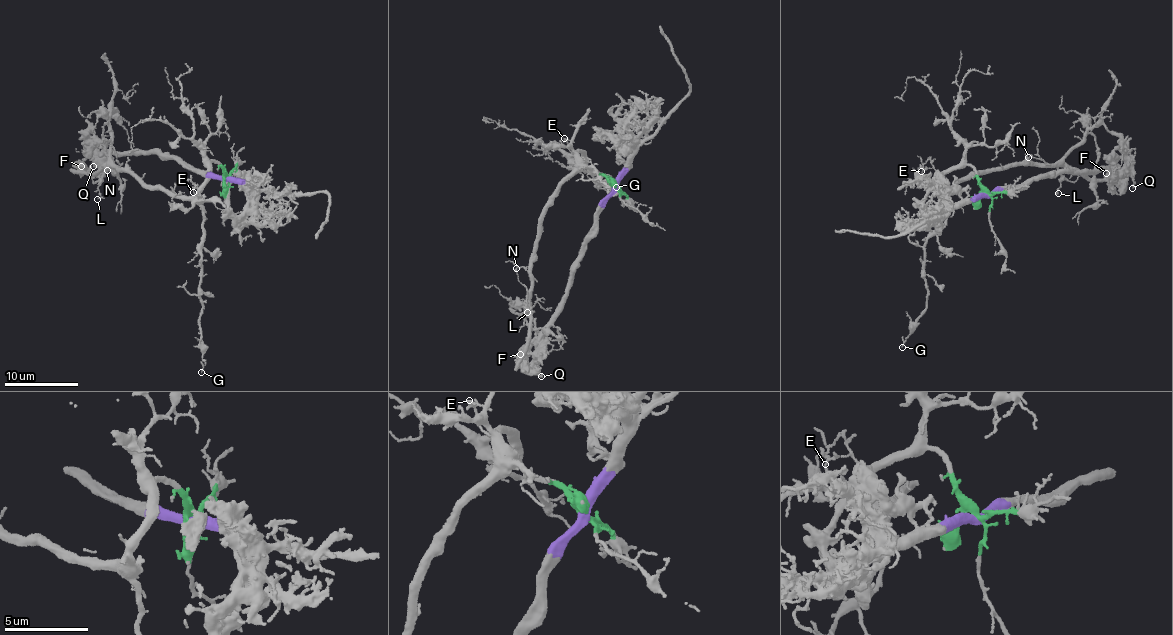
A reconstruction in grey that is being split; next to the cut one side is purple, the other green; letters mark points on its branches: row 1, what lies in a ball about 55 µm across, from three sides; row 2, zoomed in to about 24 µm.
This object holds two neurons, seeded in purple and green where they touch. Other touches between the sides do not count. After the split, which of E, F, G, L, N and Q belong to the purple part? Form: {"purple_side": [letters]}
{"purple_side": ["F", "Q"]}

